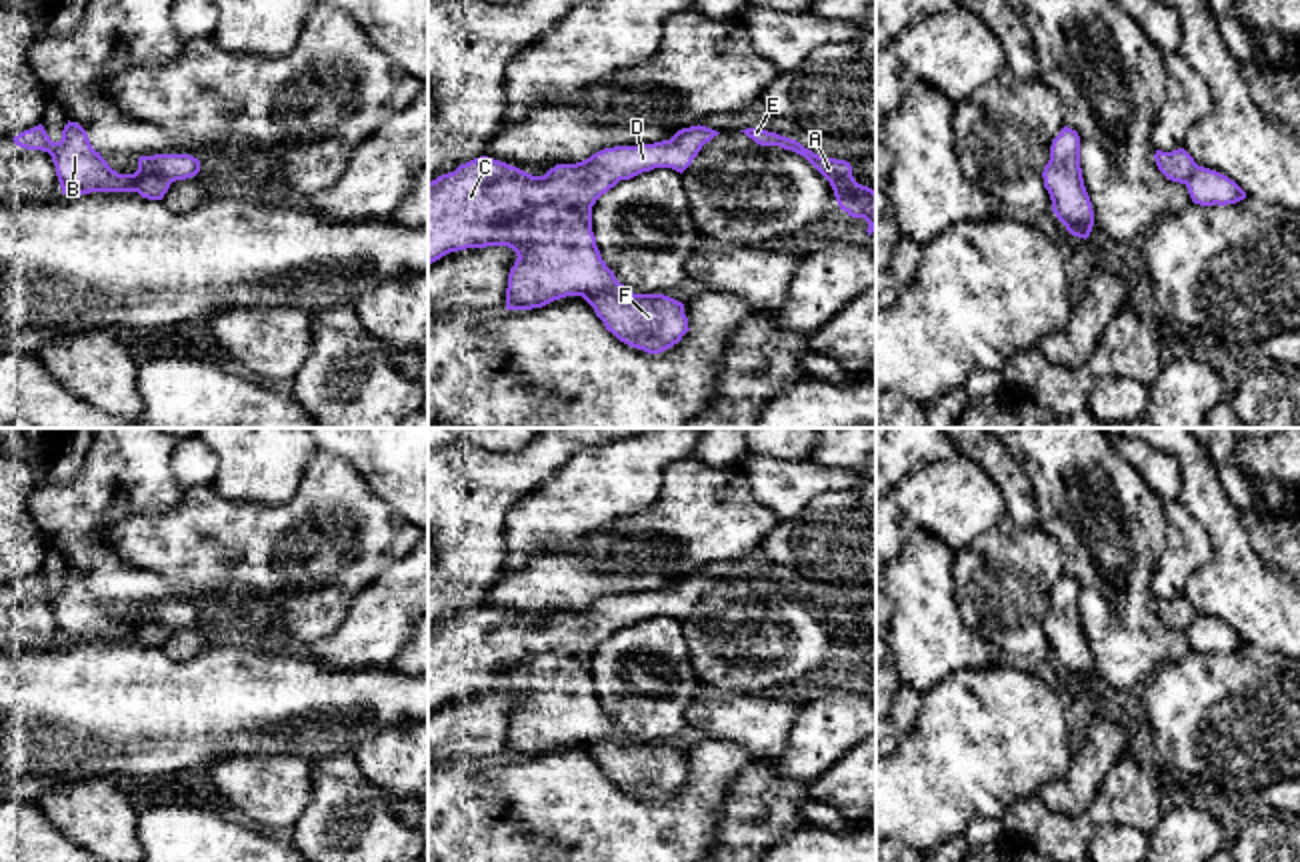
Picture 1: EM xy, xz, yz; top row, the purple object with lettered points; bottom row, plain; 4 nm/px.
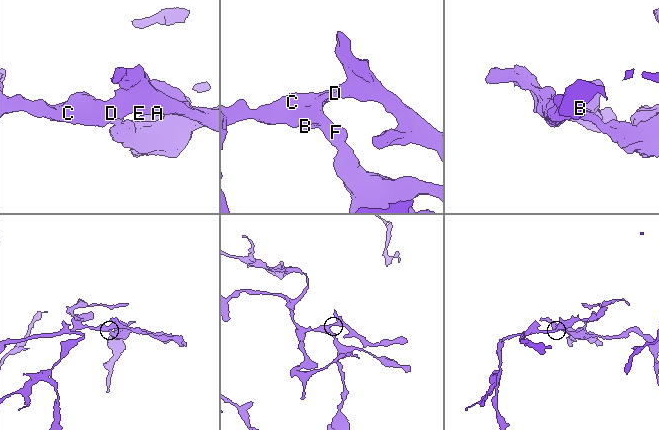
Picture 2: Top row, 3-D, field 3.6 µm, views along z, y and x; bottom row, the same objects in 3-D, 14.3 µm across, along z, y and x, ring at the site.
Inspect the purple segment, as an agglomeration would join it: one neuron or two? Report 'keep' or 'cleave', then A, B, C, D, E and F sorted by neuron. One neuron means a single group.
cleave | A B C D E / F

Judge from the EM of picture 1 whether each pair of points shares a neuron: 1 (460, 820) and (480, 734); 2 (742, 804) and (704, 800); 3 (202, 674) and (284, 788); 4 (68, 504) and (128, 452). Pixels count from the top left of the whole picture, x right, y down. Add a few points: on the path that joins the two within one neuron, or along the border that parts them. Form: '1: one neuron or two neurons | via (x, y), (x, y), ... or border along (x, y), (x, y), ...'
1: two neurons | border along (500, 758), (452, 758), (448, 762)
2: two neurons | border along (748, 764), (726, 788), (714, 840)
3: two neurons | border along (306, 756), (228, 754), (214, 762)
4: one neuron | via (82, 498), (114, 466)

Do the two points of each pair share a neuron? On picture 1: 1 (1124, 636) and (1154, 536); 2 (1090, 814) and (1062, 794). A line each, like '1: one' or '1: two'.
1: one
2: two

